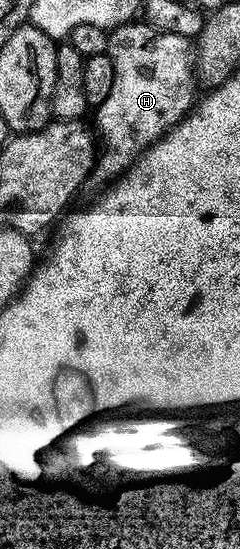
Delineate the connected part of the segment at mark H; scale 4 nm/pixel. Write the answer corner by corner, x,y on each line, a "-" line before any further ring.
128,23
111,33
109,56
117,71
117,83
97,111
97,137
101,142
97,173
107,183
122,177
151,146
193,112
197,104
195,54
192,38
169,35
146,23

